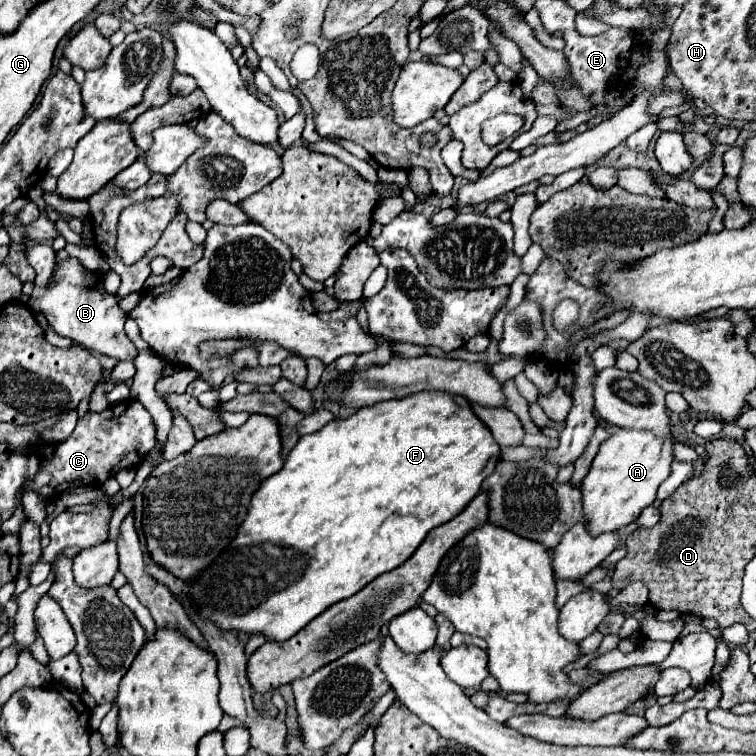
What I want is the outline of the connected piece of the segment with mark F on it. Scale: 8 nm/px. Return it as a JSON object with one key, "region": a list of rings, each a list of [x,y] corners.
{"region":[[[420,392],[408,398],[402,398],[402,400],[378,402],[374,406],[360,408],[346,420],[336,418],[328,422],[322,430],[302,436],[298,444],[290,450],[288,458],[284,460],[284,468],[272,474],[270,478],[266,478],[256,488],[250,500],[250,506],[248,506],[248,514],[244,522],[240,524],[236,538],[228,544],[228,548],[222,550],[218,558],[212,560],[208,568],[204,568],[204,572],[200,572],[194,580],[186,582],[190,604],[198,608],[200,618],[214,622],[216,628],[222,632],[234,630],[234,632],[244,632],[244,634],[262,634],[266,640],[284,642],[292,638],[298,630],[302,630],[318,614],[322,614],[326,608],[336,604],[338,600],[350,598],[352,594],[362,590],[368,582],[372,582],[376,576],[404,564],[432,528],[450,522],[454,516],[458,516],[466,508],[466,504],[480,492],[482,482],[492,474],[498,458],[500,458],[500,446],[492,440],[492,434],[488,432],[488,428],[472,412],[472,406],[466,400],[458,404],[454,396],[444,394],[444,392]]]}

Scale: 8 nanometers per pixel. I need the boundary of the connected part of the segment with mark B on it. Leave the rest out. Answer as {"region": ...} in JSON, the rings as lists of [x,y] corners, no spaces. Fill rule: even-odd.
{"region":[[[76,258],[60,262],[60,276],[56,276],[56,284],[52,284],[52,288],[34,287],[30,294],[30,308],[34,312],[42,312],[56,334],[70,338],[86,350],[104,354],[118,362],[132,362],[138,356],[136,346],[124,332],[126,312],[120,310],[116,296],[104,290],[102,274],[86,274]]]}

